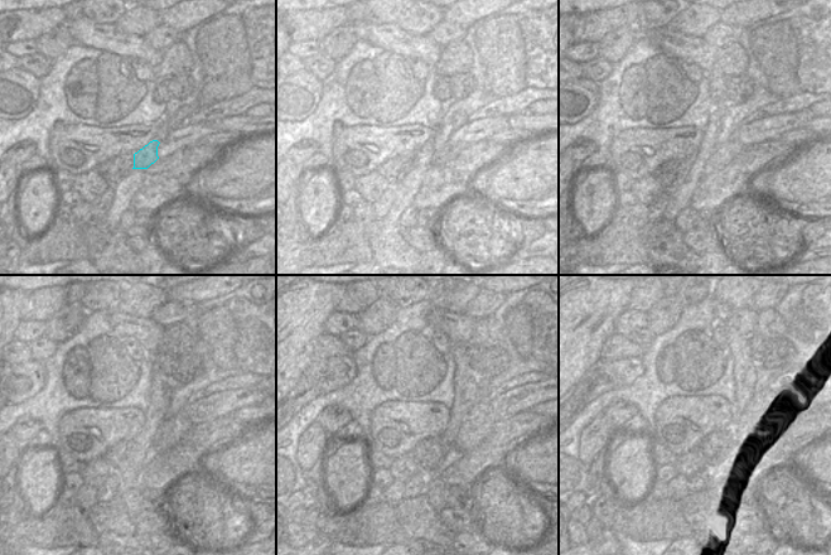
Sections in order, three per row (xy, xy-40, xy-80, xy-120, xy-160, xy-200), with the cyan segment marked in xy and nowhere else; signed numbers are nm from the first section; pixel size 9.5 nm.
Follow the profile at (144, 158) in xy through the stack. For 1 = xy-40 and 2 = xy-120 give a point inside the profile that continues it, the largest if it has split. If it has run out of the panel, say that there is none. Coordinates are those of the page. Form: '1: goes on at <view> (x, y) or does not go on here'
1: goes on at xy-40 (444, 151)
2: goes on at xy-120 (172, 429)

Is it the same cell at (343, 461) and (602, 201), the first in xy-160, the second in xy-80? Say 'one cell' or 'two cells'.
one cell

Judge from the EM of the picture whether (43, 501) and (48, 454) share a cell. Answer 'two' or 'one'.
one

